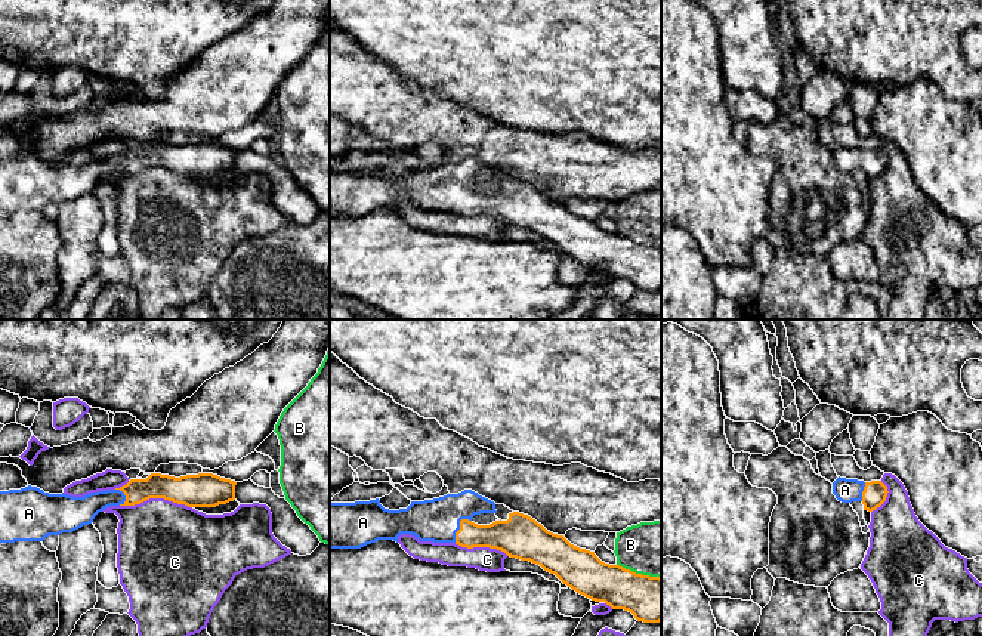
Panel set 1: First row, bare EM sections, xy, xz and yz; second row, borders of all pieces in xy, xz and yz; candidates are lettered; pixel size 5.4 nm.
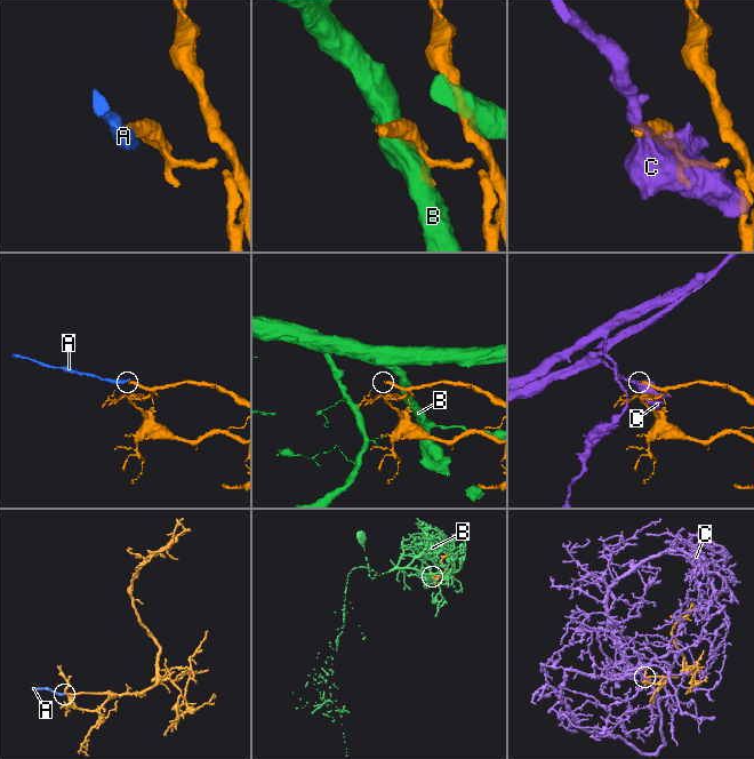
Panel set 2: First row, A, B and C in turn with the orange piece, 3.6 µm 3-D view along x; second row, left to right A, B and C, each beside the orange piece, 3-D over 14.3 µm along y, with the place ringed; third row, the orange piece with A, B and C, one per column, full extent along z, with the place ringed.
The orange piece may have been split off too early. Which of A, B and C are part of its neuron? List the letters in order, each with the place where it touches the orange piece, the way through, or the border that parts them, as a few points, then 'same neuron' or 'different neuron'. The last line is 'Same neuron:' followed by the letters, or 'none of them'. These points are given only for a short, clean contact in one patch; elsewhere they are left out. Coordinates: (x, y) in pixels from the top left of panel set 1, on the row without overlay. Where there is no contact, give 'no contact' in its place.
A: meets orange in xz at (460, 195); runs through xz (505, 204), (472, 204), (460, 195), (448, 188), (438, 188); same neuron
B: meets orange in xz at (639, 243); different neuron
C: meets orange in xy at (156, 166); different neuron
Same neuron: A

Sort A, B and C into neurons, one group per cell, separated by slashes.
A / B / C

